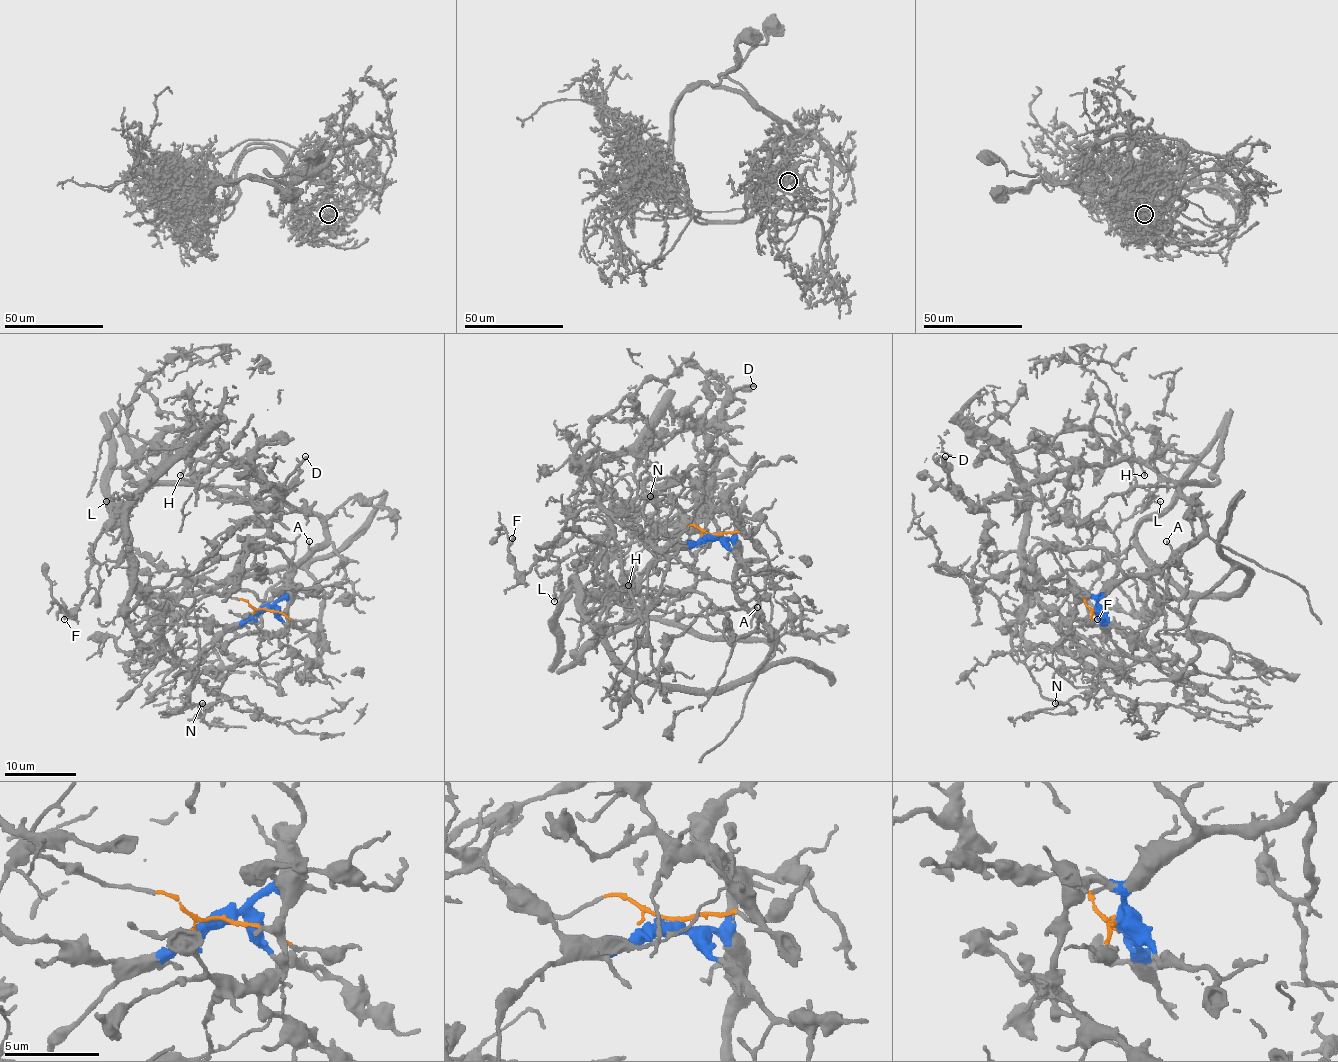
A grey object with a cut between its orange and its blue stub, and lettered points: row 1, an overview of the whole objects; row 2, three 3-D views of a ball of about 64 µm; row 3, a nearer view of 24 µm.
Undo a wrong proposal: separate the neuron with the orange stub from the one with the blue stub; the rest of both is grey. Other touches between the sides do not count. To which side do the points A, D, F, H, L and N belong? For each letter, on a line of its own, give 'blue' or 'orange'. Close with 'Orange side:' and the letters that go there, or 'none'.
A: blue
D: blue
F: orange
H: blue
L: orange
N: orange
Orange side: F, L, N

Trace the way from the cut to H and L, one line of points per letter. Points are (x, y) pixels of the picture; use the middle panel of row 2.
H: (711, 535), (733, 544), (736, 596), (772, 636), (772, 645), (697, 637), (648, 619), (636, 583), (629, 585)
L: (711, 535), (691, 526), (666, 533), (578, 465), (573, 535), (551, 553), (558, 564), (555, 601)

